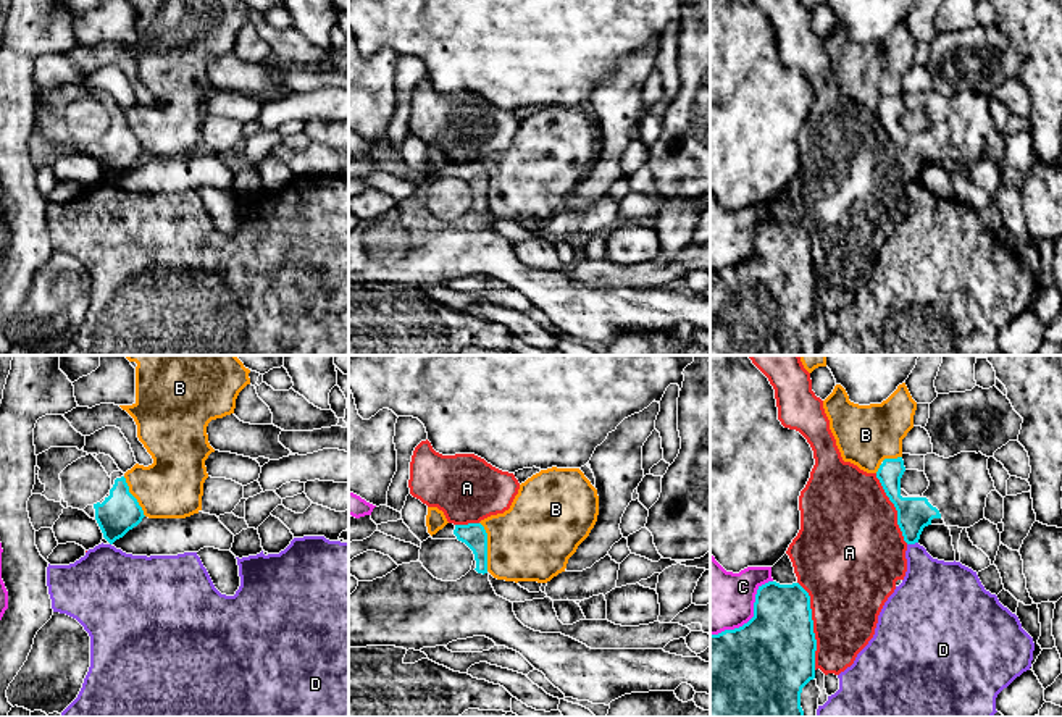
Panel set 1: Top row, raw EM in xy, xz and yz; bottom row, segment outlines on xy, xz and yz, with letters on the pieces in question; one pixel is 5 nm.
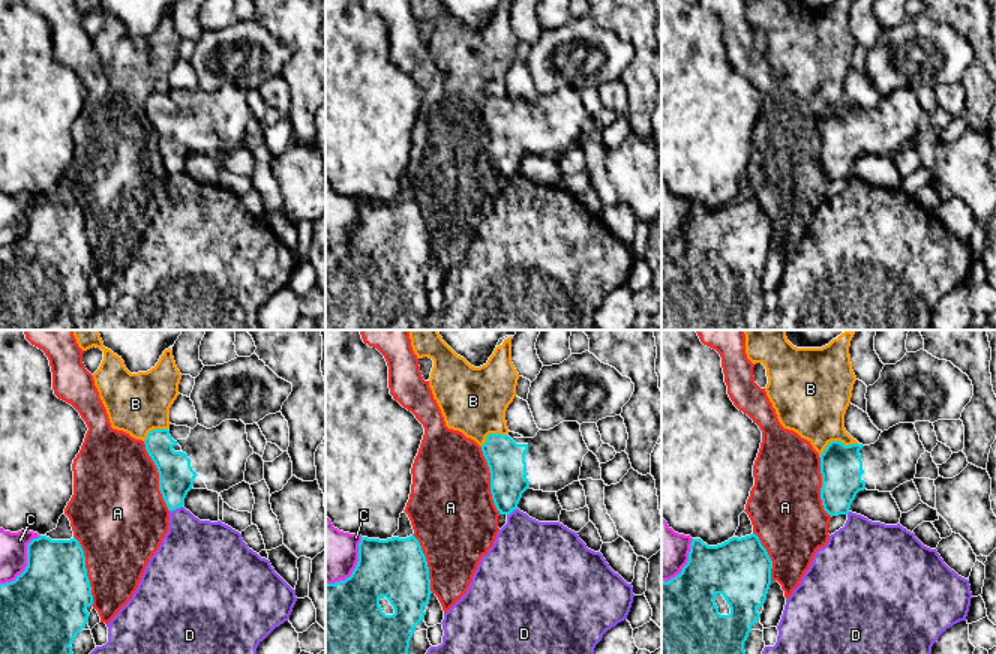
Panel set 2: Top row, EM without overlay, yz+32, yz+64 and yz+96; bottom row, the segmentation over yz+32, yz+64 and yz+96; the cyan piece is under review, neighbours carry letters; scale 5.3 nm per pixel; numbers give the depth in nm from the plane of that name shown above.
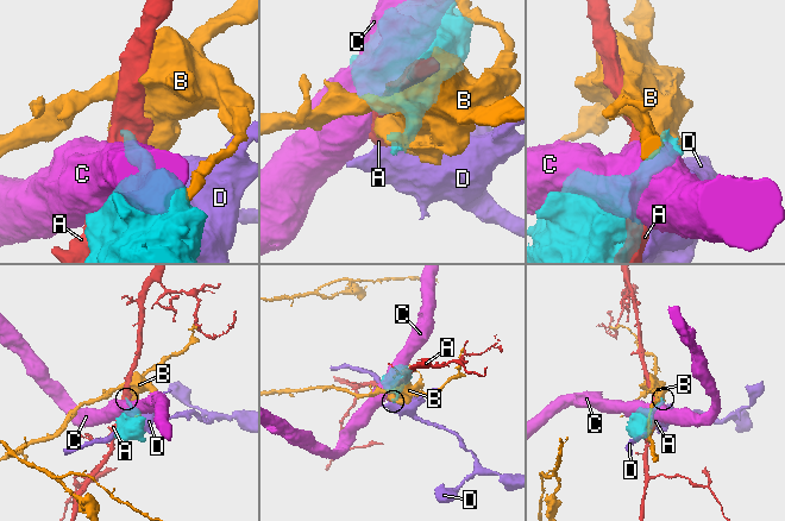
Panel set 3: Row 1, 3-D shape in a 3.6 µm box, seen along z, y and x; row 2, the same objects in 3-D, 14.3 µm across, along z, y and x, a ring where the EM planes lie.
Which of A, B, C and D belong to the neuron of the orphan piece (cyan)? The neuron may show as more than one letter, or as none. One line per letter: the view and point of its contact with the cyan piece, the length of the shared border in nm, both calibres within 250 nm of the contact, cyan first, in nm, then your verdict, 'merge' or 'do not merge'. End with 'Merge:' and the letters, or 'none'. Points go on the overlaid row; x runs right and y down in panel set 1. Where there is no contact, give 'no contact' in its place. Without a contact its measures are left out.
A: yz (812, 625) | 440 nm | 420/380 nm | do not merge
B: xz (486, 546) | 260 nm | 120/400 nm | do not merge
C: yz (752, 617) | 420 nm | 460/320 nm | do not merge
D: yz (912, 543) | 60 nm | 170/300 nm | do not merge
Merge: none

